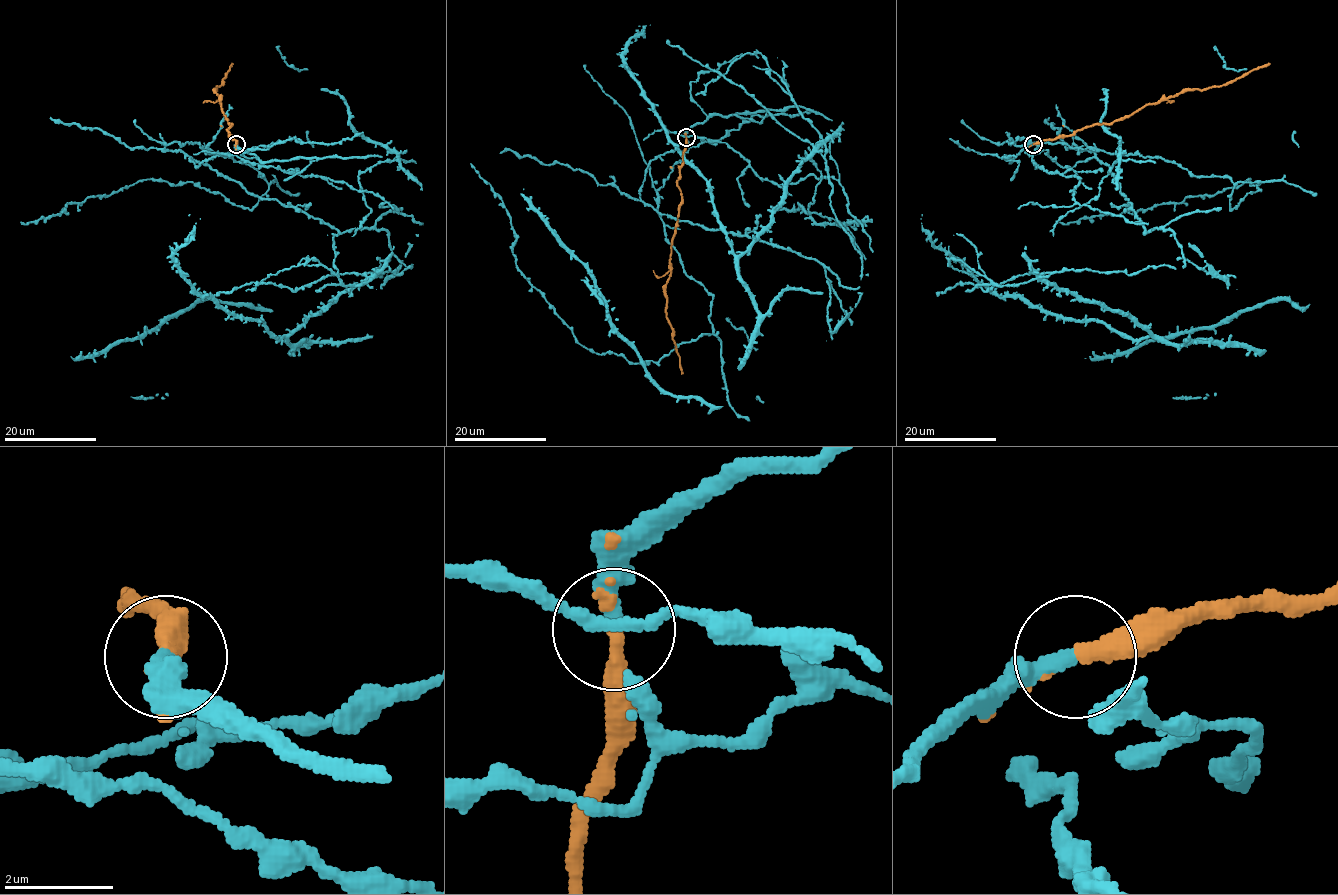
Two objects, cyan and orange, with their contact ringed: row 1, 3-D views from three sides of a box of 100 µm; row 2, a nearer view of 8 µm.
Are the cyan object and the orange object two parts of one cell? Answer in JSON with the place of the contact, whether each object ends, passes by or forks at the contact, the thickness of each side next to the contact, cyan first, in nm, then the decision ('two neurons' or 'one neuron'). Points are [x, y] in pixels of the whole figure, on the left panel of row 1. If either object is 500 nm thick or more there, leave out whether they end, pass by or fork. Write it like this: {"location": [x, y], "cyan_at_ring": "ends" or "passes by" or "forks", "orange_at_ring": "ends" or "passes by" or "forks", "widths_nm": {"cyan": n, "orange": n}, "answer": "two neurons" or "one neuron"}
{"location": [236, 144], "cyan_at_ring": "ends", "orange_at_ring": "ends", "widths_nm": {"cyan": 320, "orange": 320}, "answer": "one neuron"}

